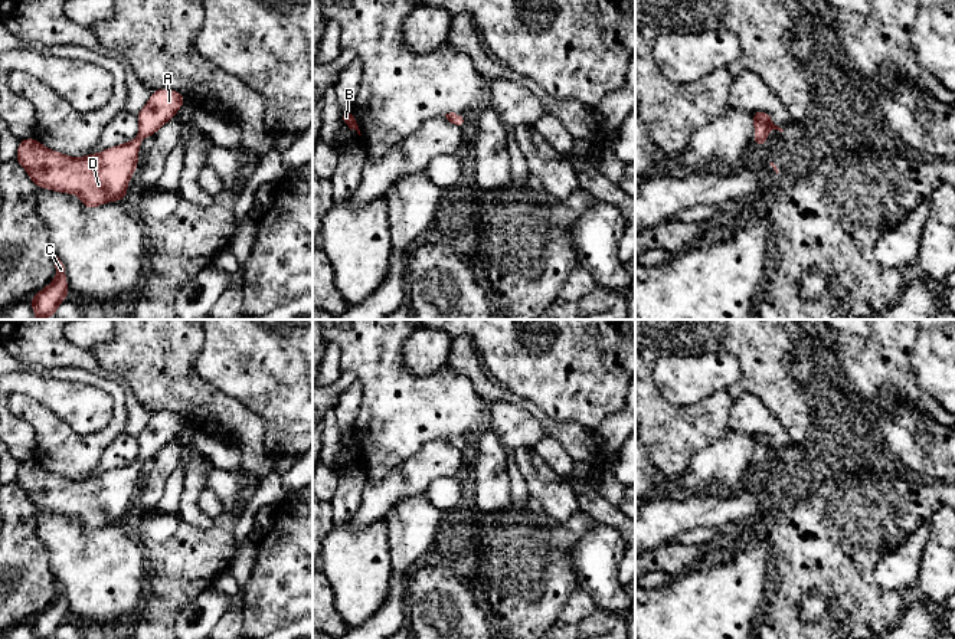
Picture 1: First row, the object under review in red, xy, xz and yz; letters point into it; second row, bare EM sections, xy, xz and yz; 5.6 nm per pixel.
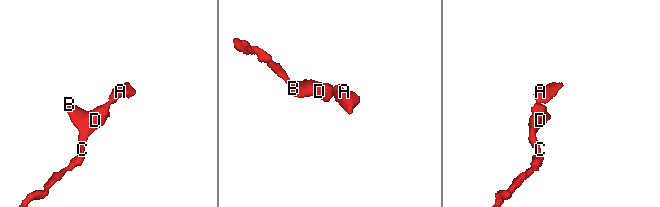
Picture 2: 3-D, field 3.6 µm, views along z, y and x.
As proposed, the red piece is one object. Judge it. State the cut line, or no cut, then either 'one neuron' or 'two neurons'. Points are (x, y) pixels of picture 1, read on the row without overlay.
no cut; one neuron

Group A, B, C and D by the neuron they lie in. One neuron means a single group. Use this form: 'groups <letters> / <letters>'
groups A B C D

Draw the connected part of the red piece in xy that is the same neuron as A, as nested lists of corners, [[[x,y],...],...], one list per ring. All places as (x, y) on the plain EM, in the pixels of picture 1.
[[[156,412],[137,436],[137,461],[81,481],[49,472],[36,461],[24,461],[19,463],[16,484],[35,508],[76,517],[88,532],[108,524],[125,522],[128,504],[138,491],[141,463],[176,439],[186,423],[173,412]]]

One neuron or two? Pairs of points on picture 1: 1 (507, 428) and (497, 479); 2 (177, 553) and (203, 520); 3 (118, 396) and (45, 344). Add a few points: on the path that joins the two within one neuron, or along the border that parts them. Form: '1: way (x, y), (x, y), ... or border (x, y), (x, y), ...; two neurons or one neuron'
1: border (489, 423), (507, 449); two neurons
2: border (176, 514), (200, 528), (208, 528), (213, 523); two neurons
3: border (42, 366), (81, 367), (98, 374); two neurons

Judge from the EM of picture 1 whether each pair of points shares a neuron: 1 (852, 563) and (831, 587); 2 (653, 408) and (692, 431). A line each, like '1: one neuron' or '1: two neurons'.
1: one neuron
2: one neuron

